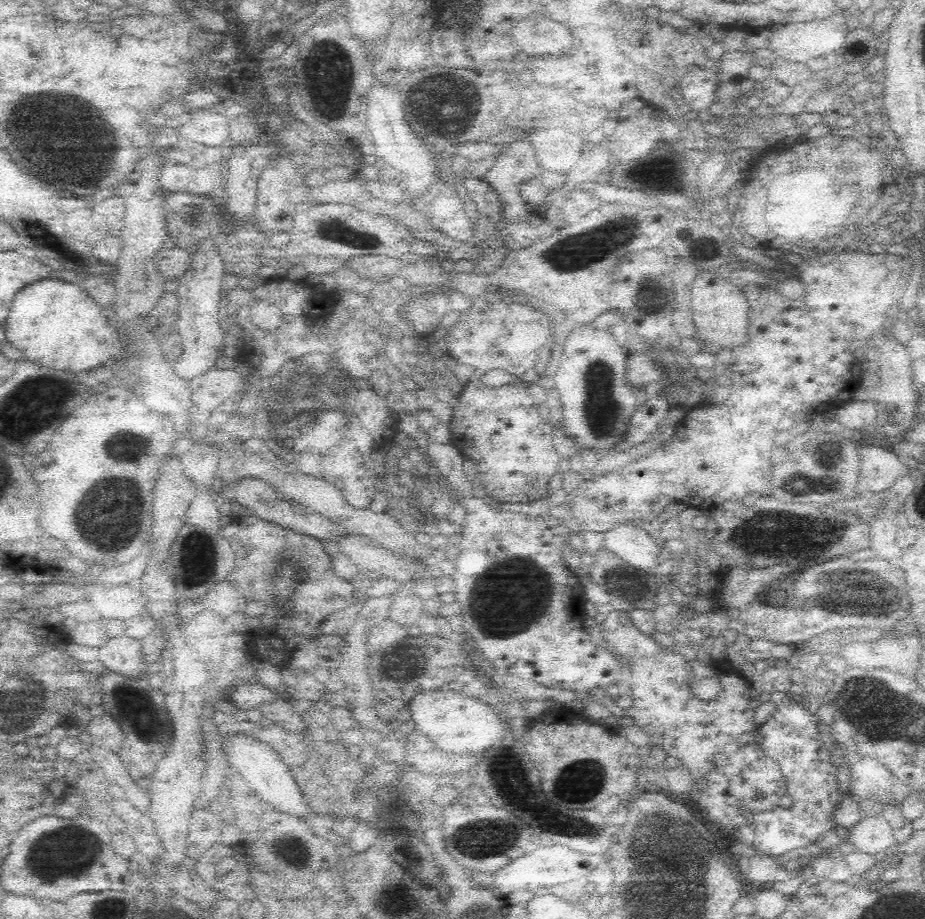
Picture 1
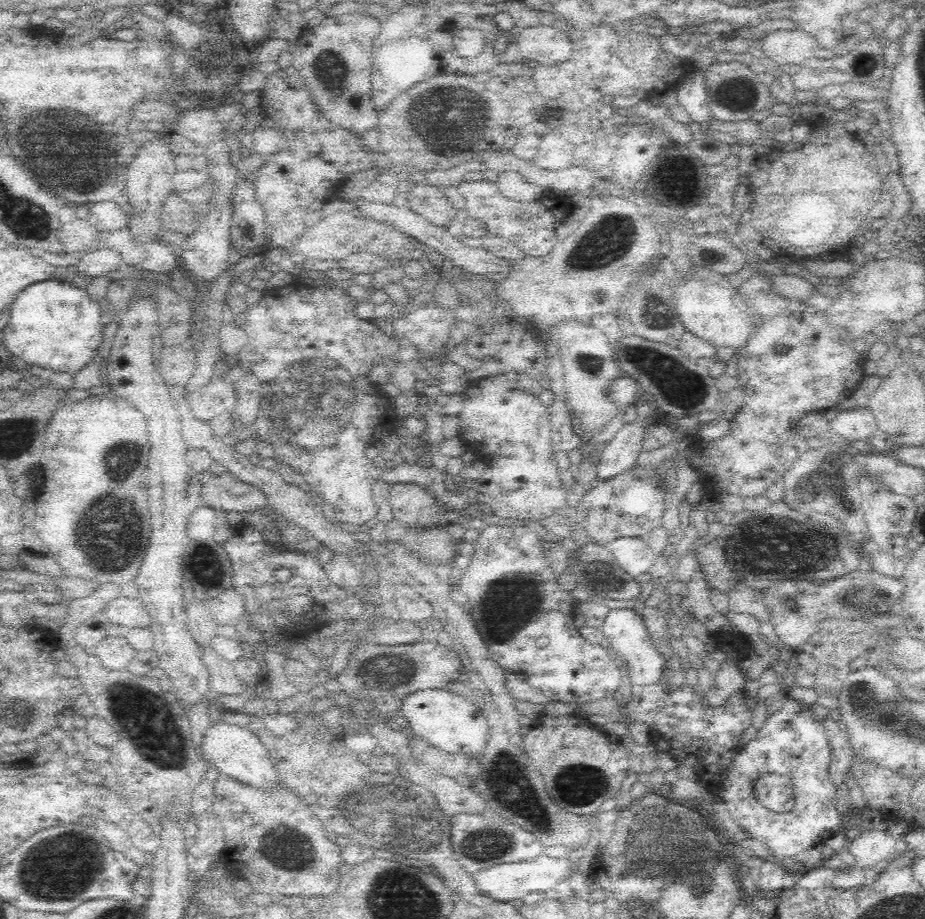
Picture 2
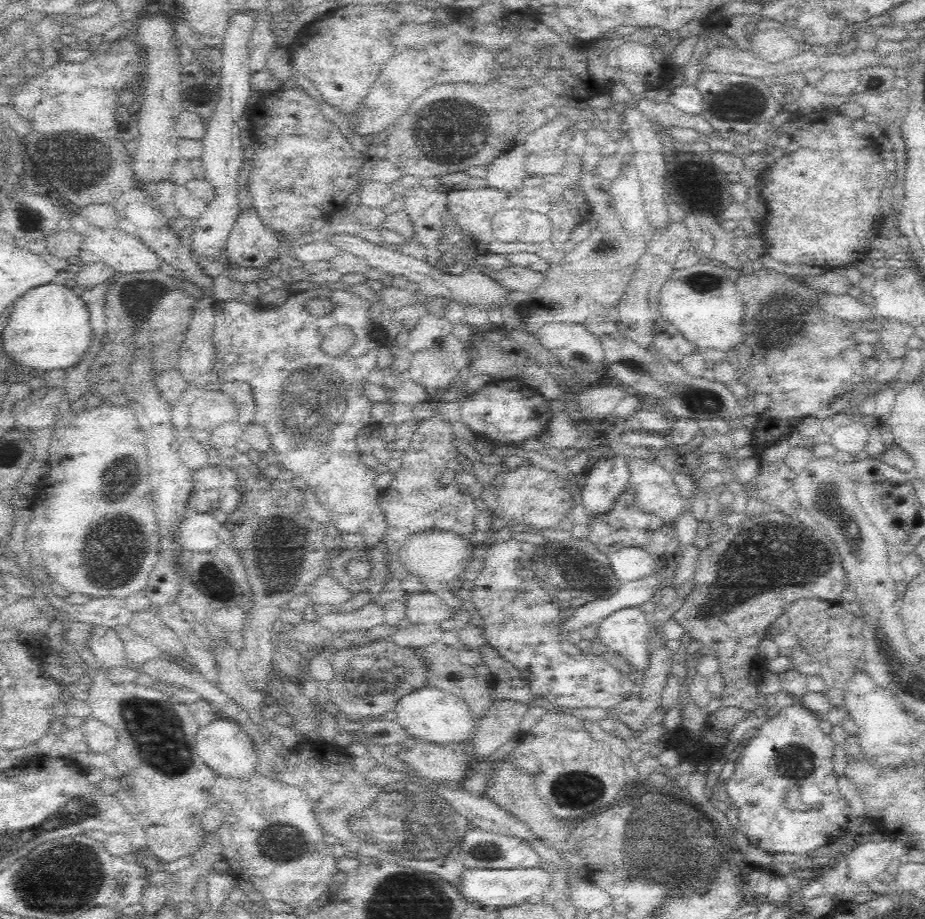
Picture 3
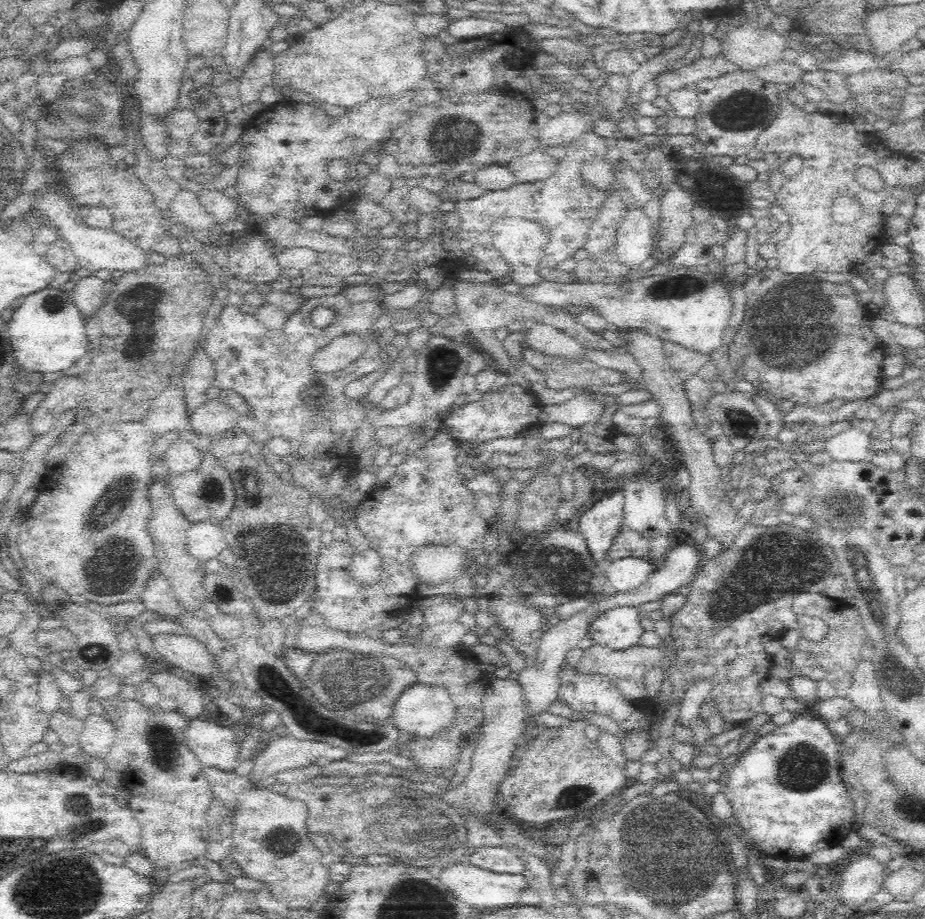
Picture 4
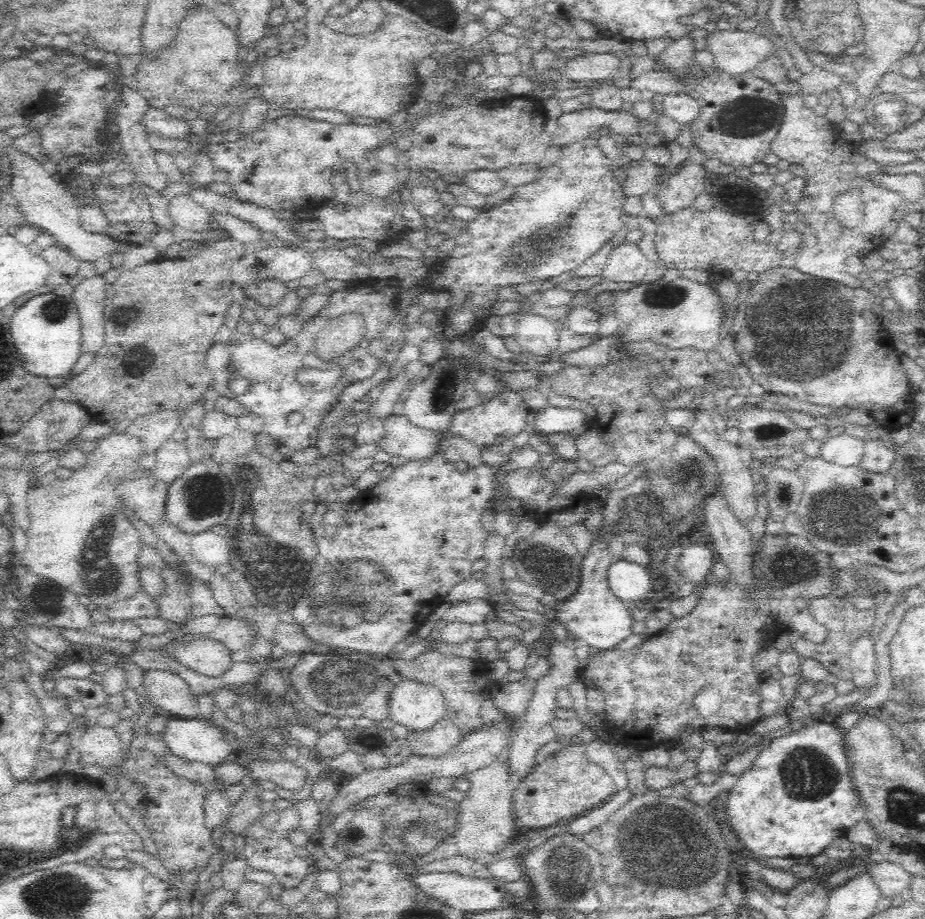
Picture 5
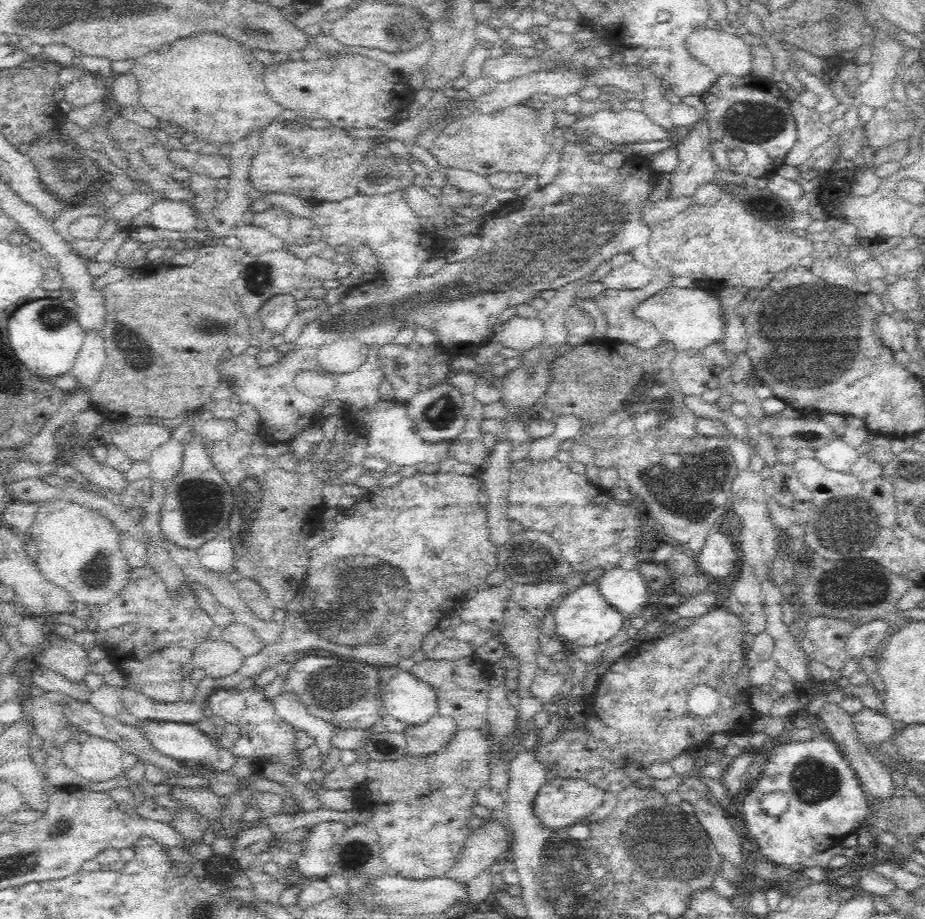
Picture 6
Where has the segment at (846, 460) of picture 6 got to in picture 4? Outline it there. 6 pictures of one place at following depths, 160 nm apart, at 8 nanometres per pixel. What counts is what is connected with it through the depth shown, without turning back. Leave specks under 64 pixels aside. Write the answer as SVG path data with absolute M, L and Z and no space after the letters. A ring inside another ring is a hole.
M838 432L826 439L826 450L834 460L850 460L850 462L860 462L868 459L872 453L870 451L871 438L866 432Z

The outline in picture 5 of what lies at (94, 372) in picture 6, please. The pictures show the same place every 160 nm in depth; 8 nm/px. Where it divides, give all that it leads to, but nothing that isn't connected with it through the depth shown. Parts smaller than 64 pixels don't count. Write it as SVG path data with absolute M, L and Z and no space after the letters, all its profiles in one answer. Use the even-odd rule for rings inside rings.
M103 276L86 278L70 296L81 320L81 353L96 354L105 340L105 306L107 282Z

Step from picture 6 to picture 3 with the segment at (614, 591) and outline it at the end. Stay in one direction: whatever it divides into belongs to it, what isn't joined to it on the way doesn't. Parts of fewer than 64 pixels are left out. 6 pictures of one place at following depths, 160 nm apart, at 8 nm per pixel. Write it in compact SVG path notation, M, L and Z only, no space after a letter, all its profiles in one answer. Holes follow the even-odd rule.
M625 546L609 555L609 562L620 582L637 581L657 571L661 560L648 553L647 547Z

